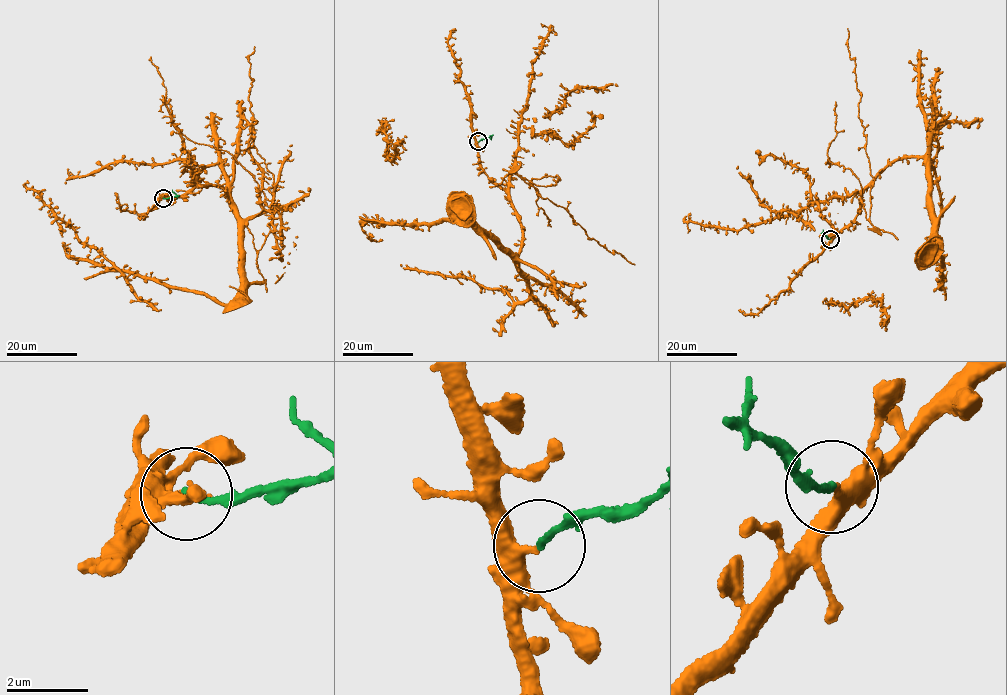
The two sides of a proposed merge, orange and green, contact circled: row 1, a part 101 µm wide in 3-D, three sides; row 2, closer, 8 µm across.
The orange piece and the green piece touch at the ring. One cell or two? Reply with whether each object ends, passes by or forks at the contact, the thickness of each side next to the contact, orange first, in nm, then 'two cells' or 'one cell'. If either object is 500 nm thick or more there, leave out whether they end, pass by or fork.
orange passes by; green ends; calibres 240 and 140 nm; two cells

